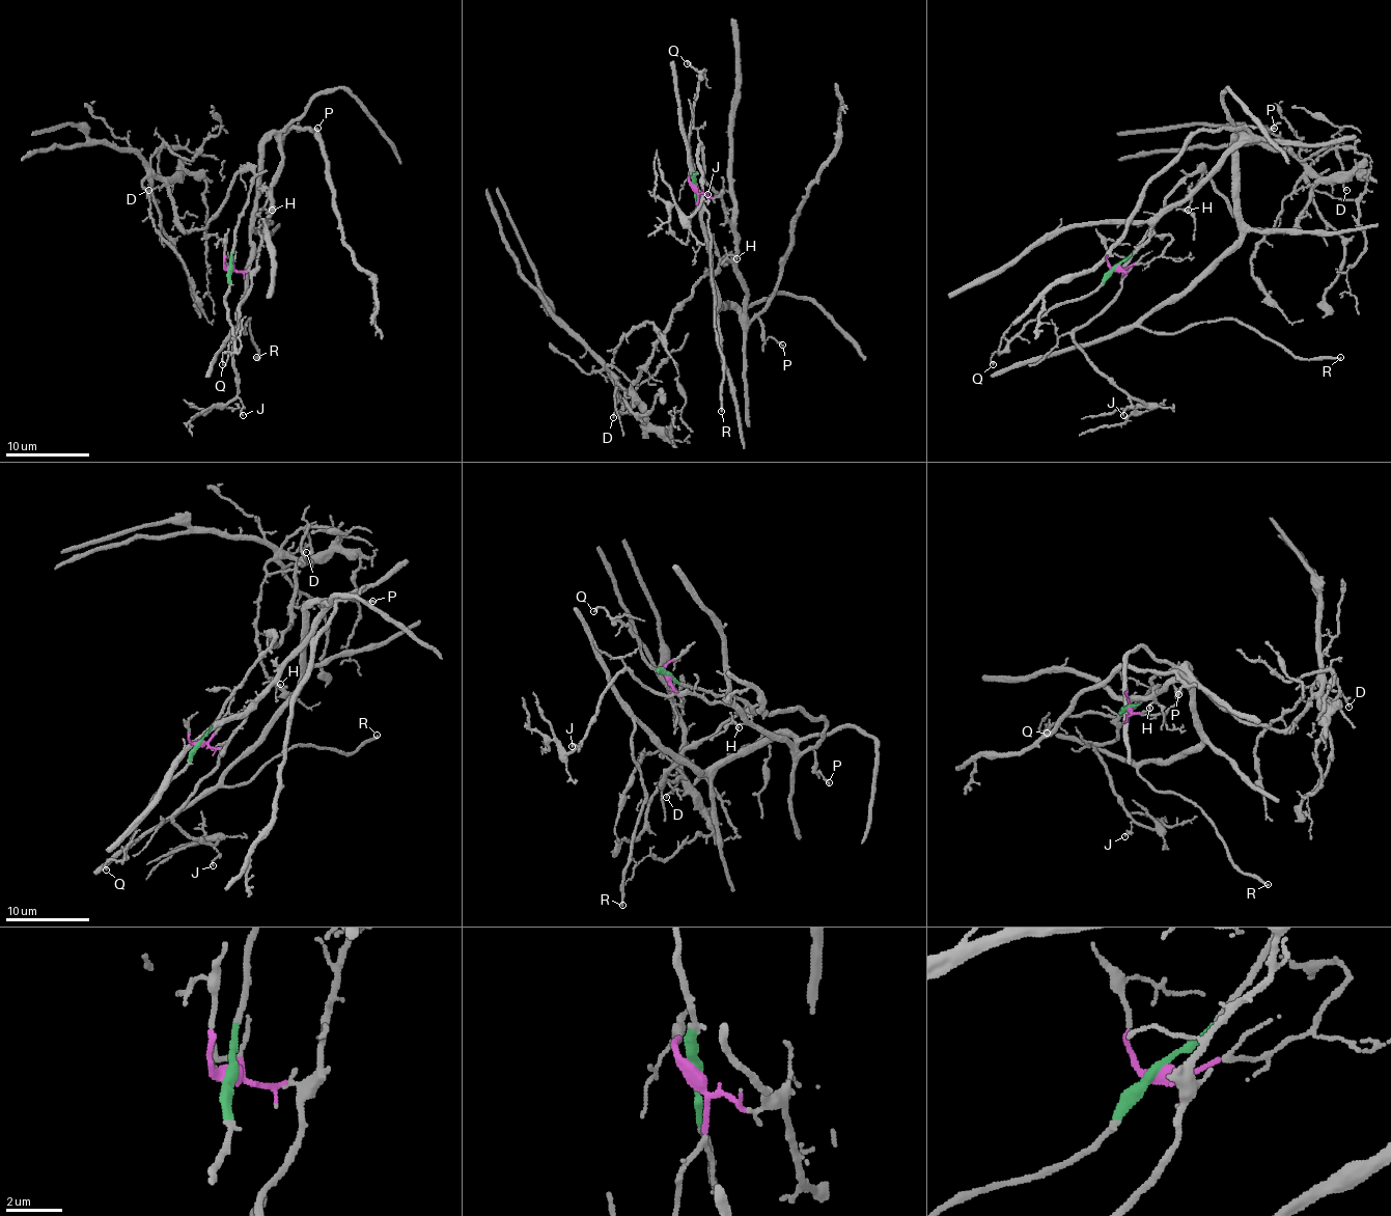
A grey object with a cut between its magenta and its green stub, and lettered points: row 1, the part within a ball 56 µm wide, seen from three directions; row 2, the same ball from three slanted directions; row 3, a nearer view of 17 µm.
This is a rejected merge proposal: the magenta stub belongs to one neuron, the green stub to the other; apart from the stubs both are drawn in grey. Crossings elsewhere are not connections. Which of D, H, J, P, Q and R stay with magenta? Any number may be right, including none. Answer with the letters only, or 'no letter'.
H, J, P, R

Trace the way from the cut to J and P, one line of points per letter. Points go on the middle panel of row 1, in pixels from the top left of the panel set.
J: (694, 187), (713, 197), (715, 193), (704, 178), (700, 145), (698, 168), (706, 201), (706, 193)
P: (694, 187), (721, 197), (747, 318), (757, 318), (766, 339), (782, 346)

